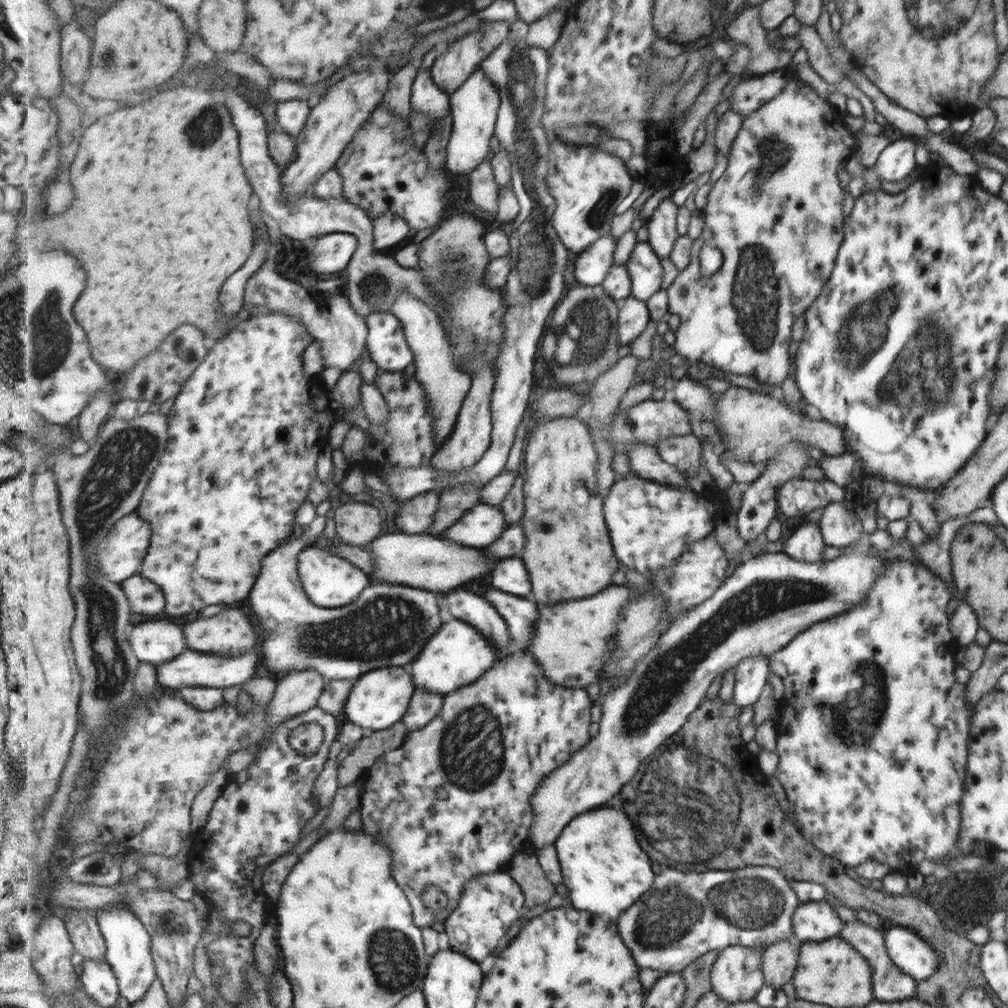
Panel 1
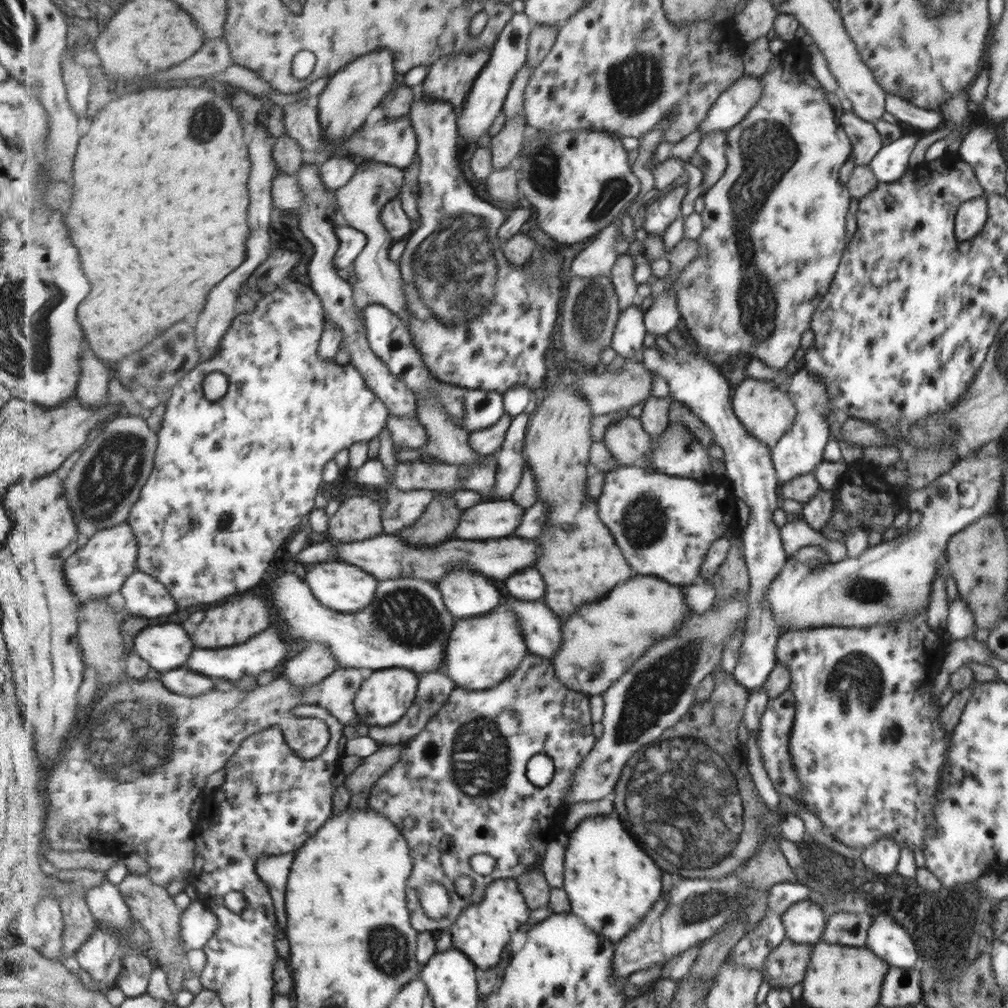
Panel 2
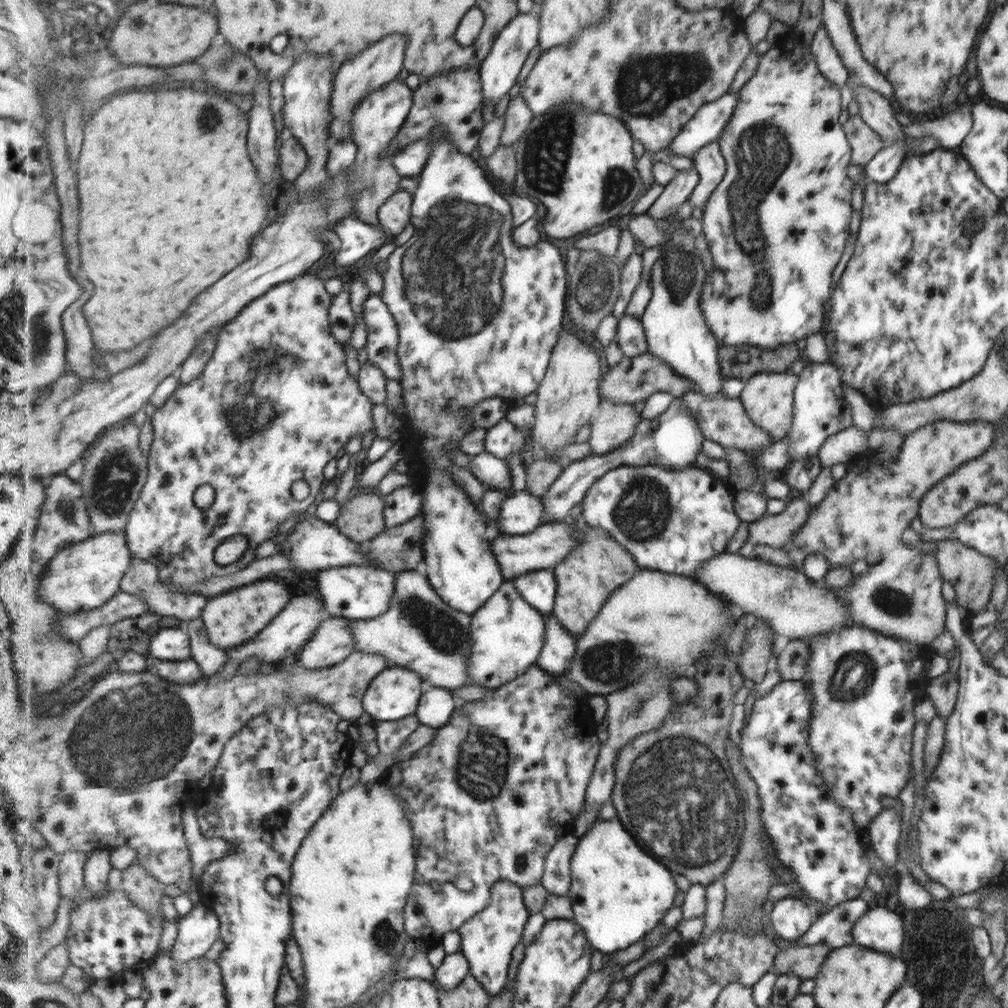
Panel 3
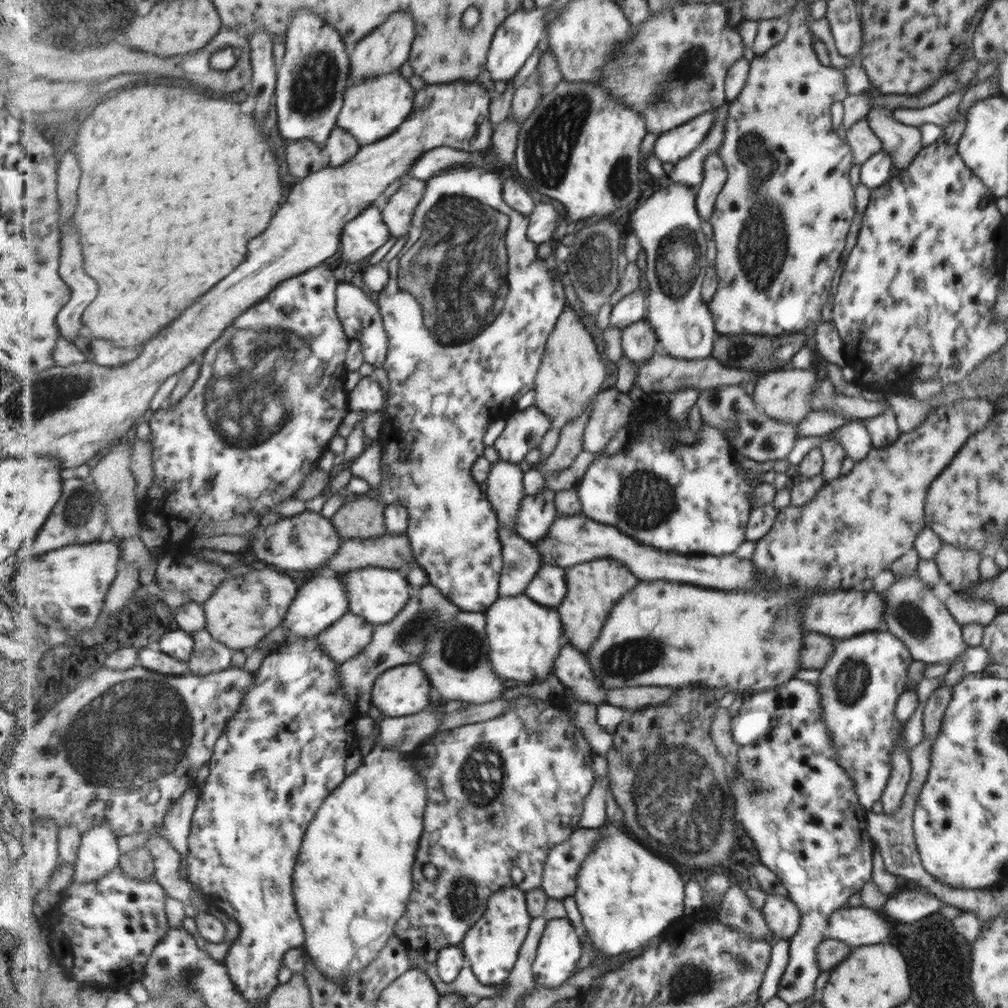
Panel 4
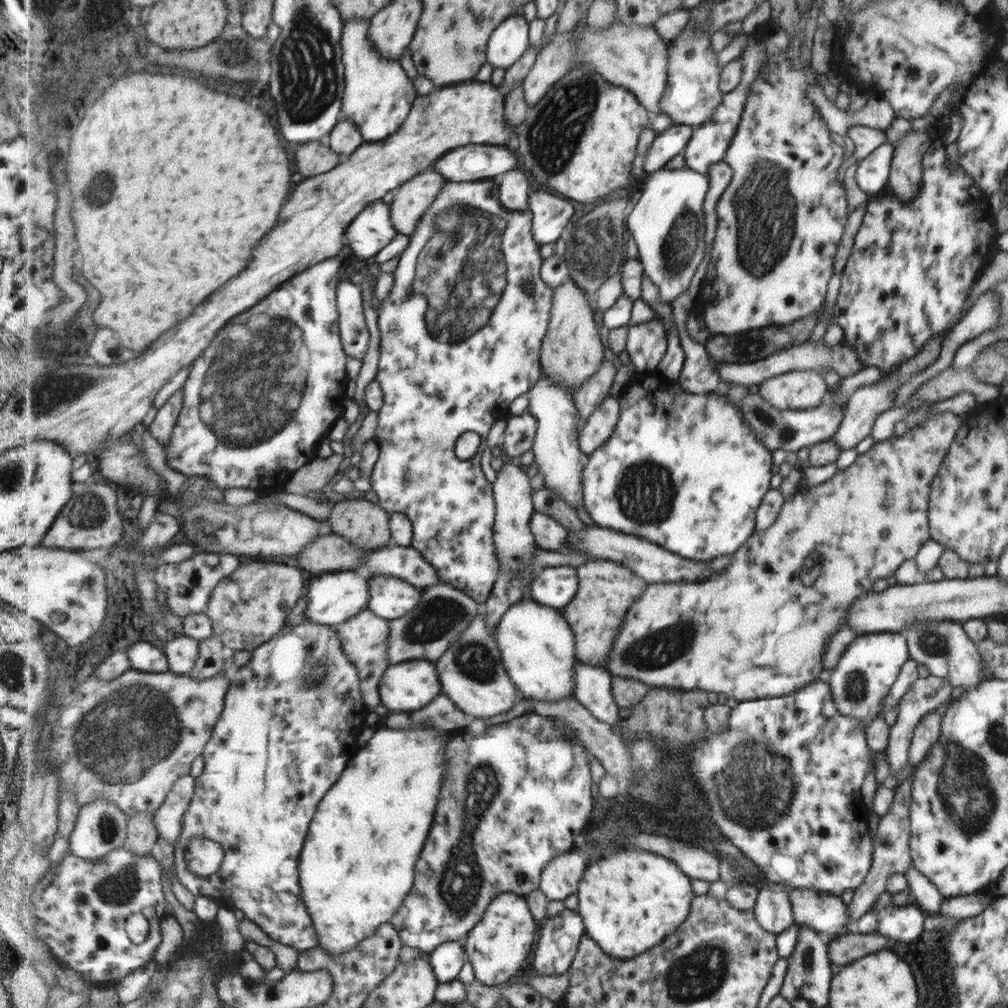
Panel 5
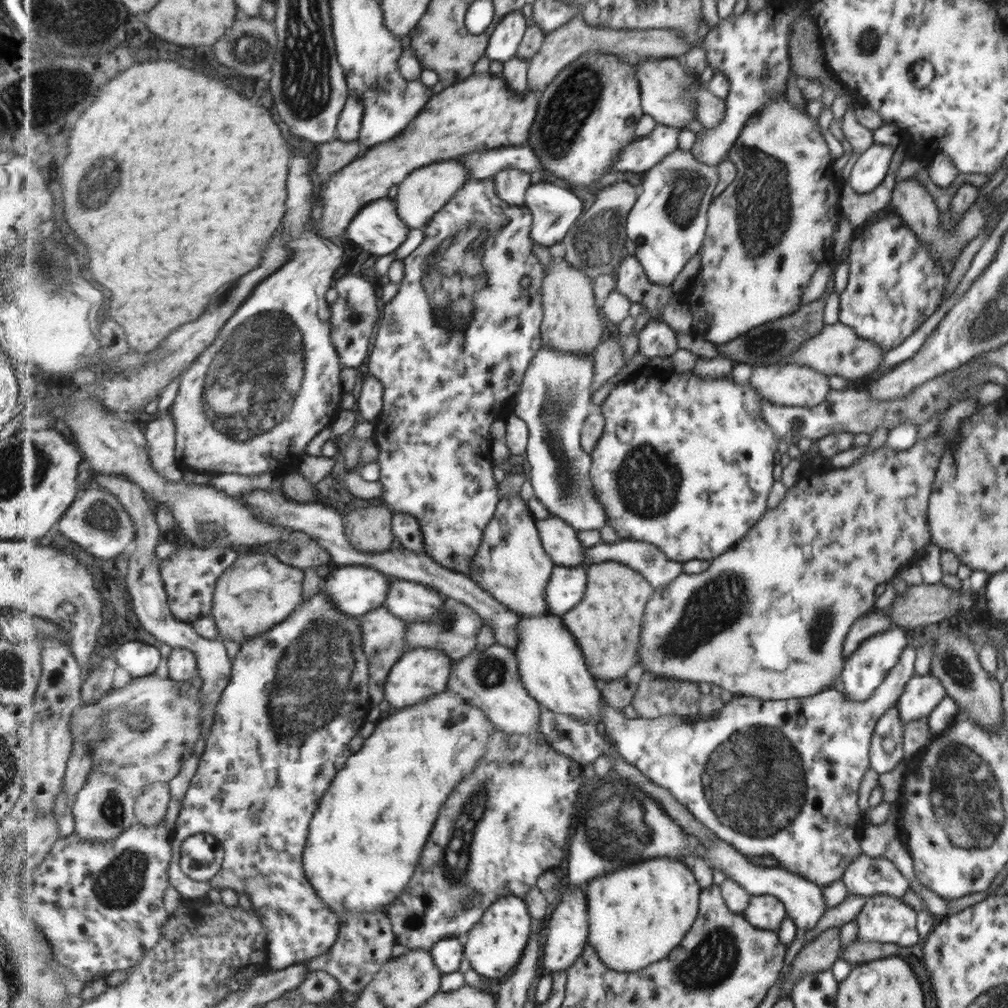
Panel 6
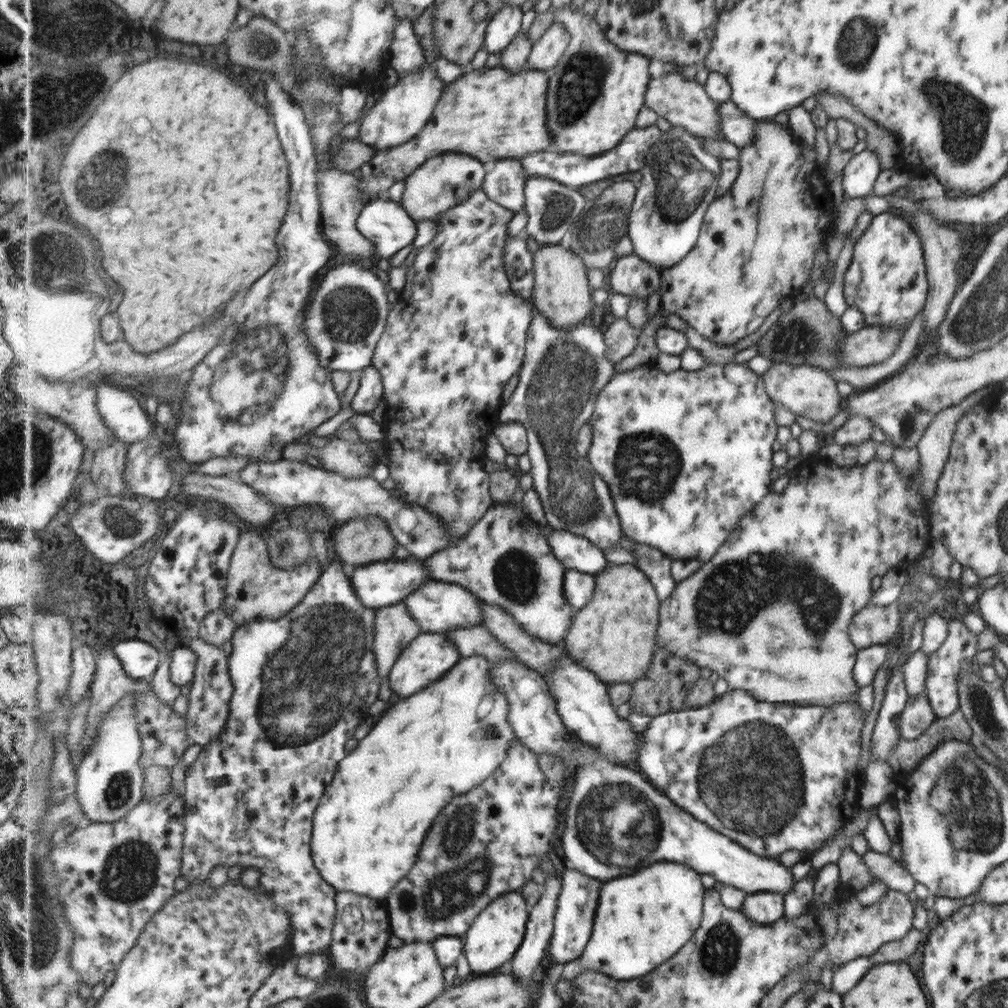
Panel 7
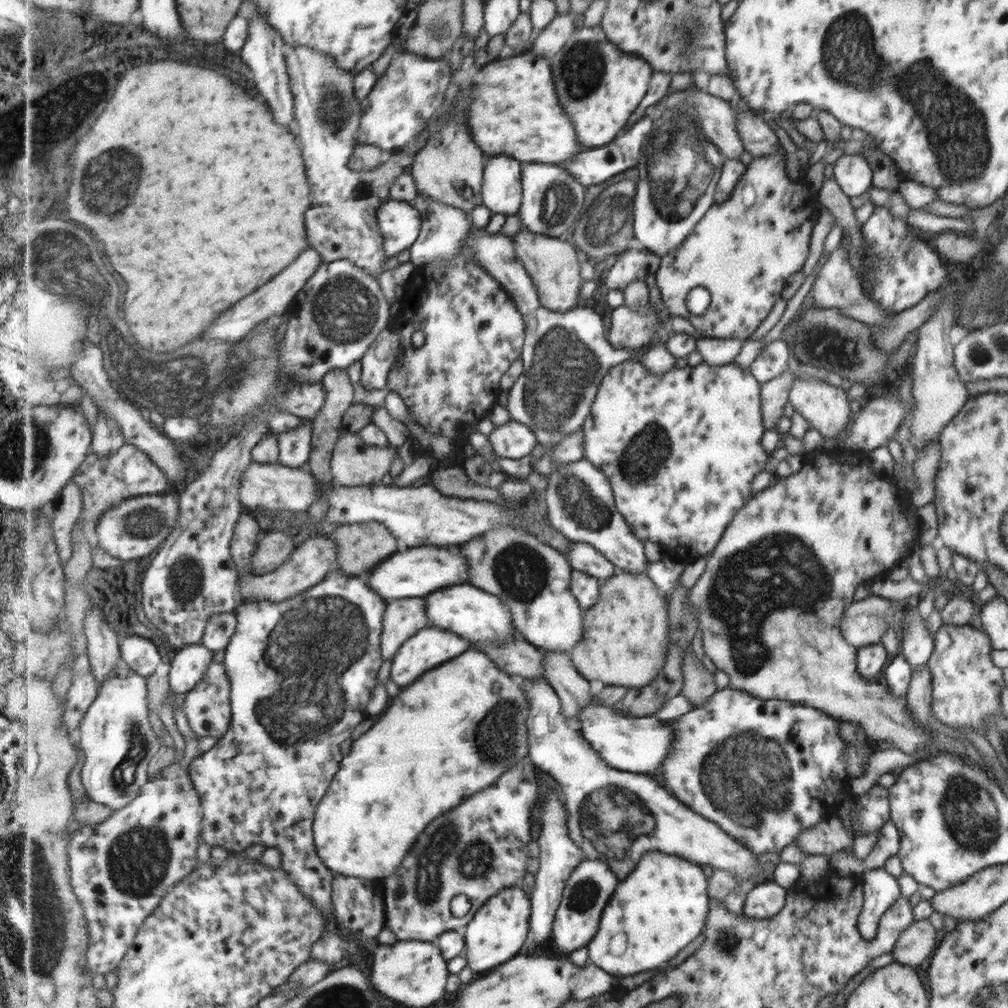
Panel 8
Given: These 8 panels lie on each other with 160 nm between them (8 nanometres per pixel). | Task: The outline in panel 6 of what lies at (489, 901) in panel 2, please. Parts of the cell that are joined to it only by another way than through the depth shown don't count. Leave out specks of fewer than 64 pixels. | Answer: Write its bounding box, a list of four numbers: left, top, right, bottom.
[463,895,535,980]

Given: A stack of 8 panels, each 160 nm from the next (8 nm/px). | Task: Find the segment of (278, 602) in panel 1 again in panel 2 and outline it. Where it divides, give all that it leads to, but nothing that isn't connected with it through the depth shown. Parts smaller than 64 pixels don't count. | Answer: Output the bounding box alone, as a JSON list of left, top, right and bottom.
[271,568,461,675]

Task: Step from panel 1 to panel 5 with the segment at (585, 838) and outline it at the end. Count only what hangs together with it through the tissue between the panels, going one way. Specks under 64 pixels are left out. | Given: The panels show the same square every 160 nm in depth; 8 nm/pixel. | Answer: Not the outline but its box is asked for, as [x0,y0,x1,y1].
[578,850,694,960]

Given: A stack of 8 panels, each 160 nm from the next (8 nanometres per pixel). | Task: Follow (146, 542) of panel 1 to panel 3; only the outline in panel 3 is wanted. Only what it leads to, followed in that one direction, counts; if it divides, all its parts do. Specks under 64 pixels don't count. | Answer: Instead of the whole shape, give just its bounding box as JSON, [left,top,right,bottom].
[38,530,134,617]

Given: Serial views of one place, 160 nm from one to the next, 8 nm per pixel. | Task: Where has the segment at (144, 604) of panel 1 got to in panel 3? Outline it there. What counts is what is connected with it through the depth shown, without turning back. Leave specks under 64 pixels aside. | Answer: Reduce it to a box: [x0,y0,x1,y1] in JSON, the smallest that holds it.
[121,557,208,621]

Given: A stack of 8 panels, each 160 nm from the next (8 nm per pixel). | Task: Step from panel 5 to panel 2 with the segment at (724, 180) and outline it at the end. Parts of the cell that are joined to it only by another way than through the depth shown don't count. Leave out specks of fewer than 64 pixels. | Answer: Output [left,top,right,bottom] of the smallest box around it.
[696,130,726,196]

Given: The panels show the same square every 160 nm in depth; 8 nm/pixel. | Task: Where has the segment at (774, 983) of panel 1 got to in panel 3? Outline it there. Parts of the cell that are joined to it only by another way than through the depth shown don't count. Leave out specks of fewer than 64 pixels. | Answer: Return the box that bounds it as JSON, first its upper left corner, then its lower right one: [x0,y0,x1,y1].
[773,944,829,981]

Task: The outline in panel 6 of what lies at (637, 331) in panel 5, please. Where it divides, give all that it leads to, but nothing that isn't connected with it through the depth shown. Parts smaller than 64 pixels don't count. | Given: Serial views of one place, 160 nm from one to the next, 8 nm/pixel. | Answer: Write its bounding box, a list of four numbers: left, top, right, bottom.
[639,319,679,360]

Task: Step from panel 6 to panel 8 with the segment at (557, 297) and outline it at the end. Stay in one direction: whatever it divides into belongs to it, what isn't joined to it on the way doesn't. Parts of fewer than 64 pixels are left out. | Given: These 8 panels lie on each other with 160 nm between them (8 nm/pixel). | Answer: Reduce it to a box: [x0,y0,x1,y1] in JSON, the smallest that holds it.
[514,227,585,313]

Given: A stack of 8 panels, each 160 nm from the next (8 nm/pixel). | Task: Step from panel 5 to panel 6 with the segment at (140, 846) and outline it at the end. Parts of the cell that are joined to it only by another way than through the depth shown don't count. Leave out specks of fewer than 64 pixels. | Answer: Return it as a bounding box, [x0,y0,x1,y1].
[134,781,172,827]

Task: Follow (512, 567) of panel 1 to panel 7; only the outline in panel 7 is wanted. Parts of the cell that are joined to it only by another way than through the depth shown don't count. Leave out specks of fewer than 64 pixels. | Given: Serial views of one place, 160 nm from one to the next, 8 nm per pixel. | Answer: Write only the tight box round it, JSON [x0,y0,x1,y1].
[564,570,597,611]

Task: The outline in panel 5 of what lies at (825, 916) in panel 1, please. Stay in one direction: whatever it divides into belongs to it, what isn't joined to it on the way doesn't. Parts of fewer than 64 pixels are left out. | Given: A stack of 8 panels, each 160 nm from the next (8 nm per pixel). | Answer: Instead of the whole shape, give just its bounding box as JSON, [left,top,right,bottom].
[752,888,795,934]

